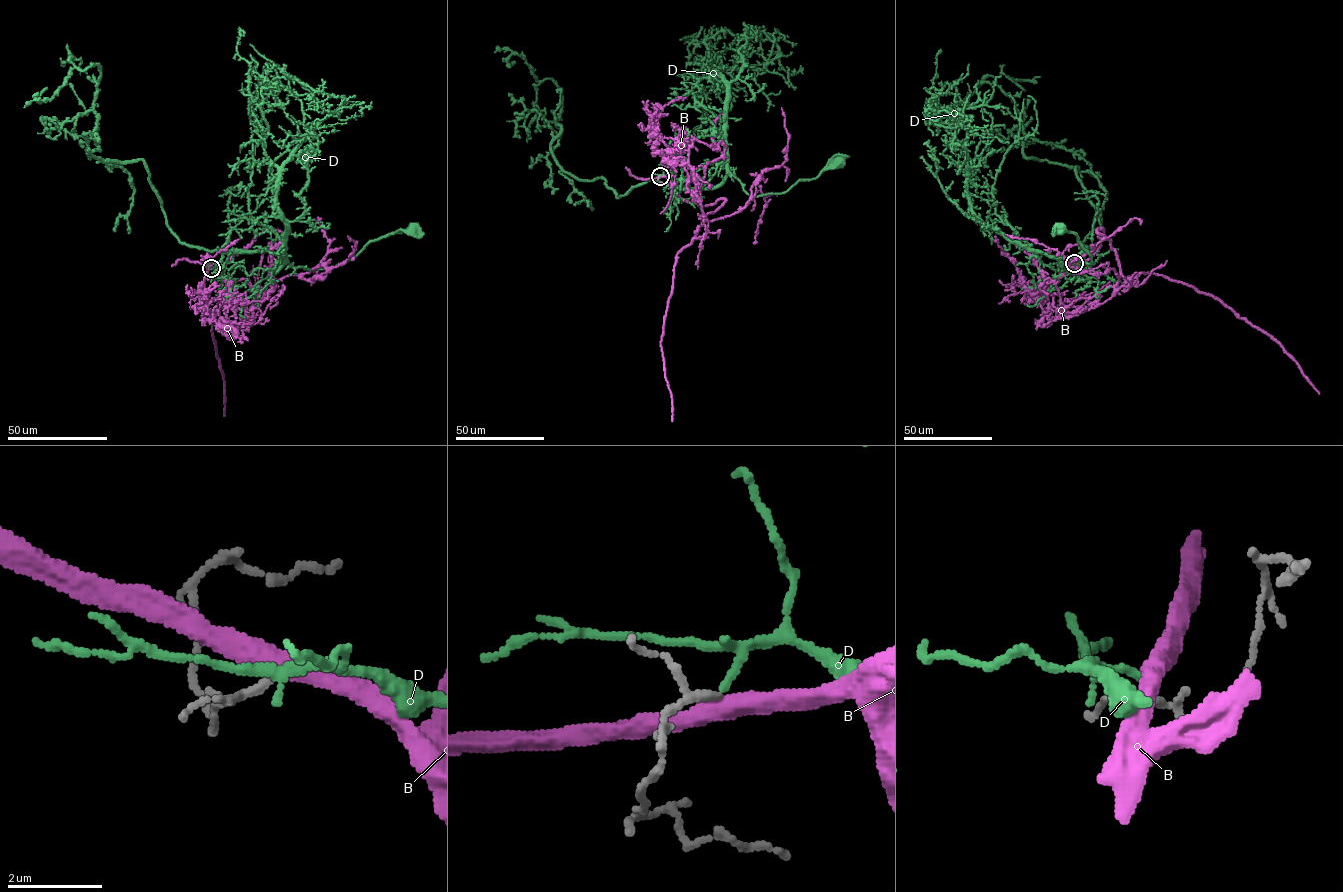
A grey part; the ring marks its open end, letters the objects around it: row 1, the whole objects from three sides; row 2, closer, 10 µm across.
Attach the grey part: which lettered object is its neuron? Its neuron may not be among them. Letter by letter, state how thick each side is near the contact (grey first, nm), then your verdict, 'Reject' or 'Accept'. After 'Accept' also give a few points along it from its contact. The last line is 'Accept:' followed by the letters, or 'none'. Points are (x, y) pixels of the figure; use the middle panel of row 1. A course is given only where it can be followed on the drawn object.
B: Thickness 140 nm (grey) against 440 nm. Reject
D: Thickness 140 nm (grey) against 110 nm. Accept. Its course: (661, 176), (672, 189), (711, 188), (729, 170), (749, 195), (760, 196), (787, 191), (838, 161)
Accept: D

